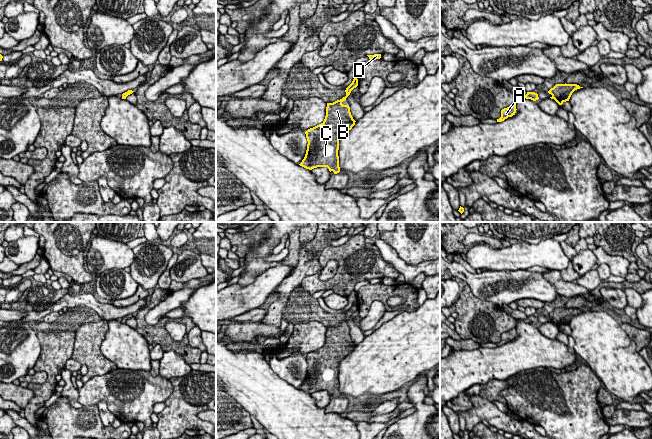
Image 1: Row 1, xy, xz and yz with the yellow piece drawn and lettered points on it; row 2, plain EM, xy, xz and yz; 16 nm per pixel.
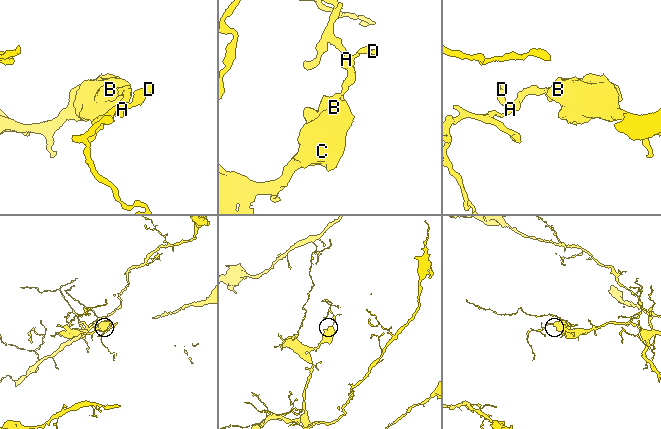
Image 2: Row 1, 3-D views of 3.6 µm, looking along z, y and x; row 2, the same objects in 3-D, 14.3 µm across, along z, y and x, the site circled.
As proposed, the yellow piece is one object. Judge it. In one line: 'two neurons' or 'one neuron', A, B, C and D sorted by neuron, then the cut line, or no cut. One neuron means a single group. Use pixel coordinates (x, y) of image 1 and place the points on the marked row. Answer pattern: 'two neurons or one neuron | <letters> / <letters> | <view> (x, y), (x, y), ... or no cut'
one neuron | A B C D | no cut

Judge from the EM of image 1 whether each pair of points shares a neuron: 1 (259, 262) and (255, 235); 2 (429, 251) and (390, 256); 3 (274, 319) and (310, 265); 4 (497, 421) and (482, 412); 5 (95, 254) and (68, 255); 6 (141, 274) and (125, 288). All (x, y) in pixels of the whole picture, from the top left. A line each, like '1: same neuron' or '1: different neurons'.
1: different neurons
2: different neurons
3: same neuron
4: same neuron
5: different neurons
6: different neurons

